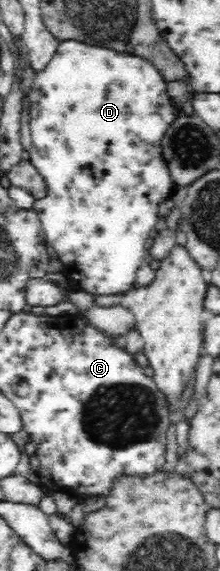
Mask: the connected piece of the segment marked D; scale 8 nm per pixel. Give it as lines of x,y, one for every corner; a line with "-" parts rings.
62,40
51,60
36,73
32,88
28,92
30,116
30,132
32,145
29,150
32,165
42,176
46,185
46,194
39,200
35,200
32,210
39,216
42,223
46,242
56,251
57,257
63,263
62,271
70,280
77,282
81,290
91,294
121,295
133,288
136,282
136,272
143,266
145,260
145,240
151,236
160,216
158,215
159,204
170,199
173,192
178,188
173,183
173,177
169,173
169,161
165,158
161,140
165,138
169,128
176,123
181,115
182,107
175,104
172,96
167,91
167,80
161,72
145,57
122,53
112,48
91,46
78,40

